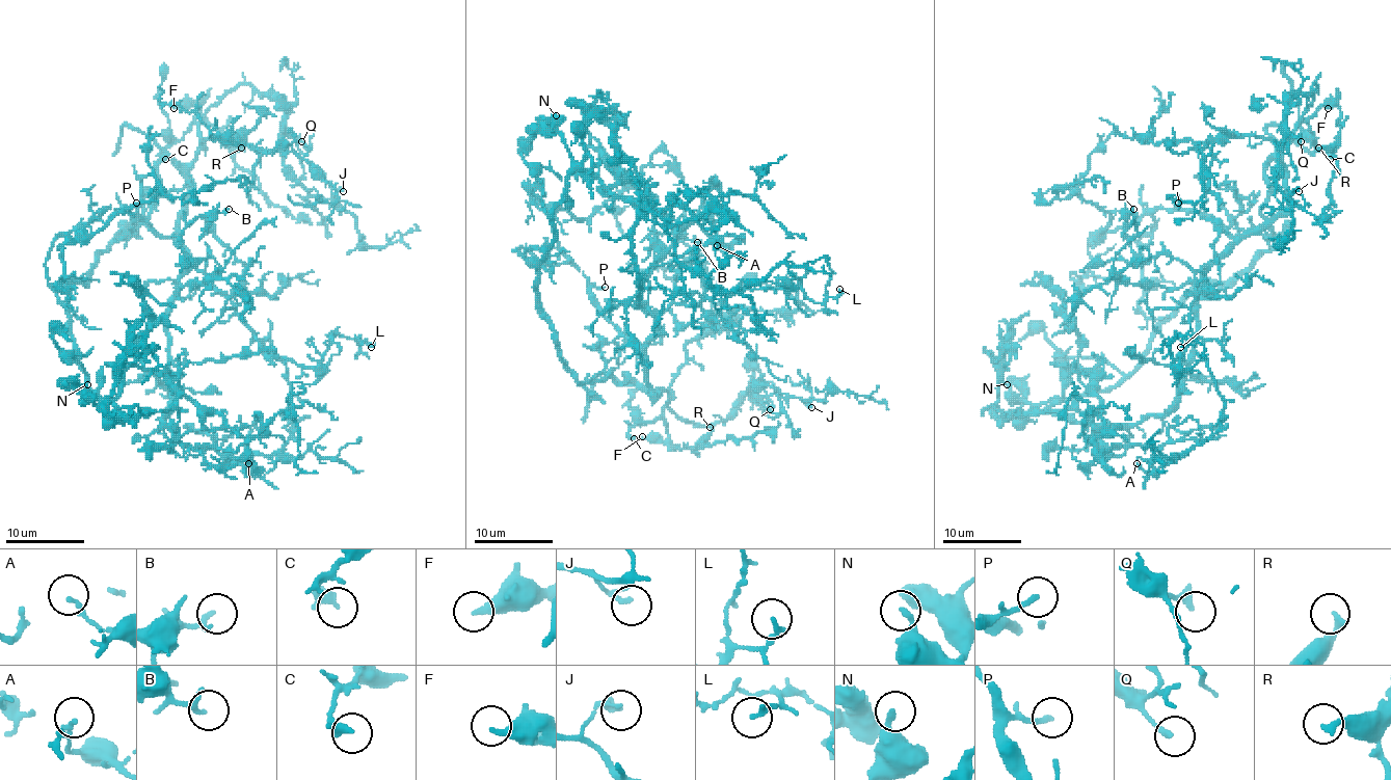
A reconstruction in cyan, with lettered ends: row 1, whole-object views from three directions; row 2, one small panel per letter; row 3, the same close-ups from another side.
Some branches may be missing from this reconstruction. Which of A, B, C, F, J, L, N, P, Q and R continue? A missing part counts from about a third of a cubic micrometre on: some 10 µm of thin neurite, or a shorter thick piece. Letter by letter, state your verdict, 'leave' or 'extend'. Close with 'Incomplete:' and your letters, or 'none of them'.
A: leave
B: leave
C: leave
F: leave
J: leave
L: leave
N: leave
P: leave
Q: leave
R: leave
Incomplete: none of them

